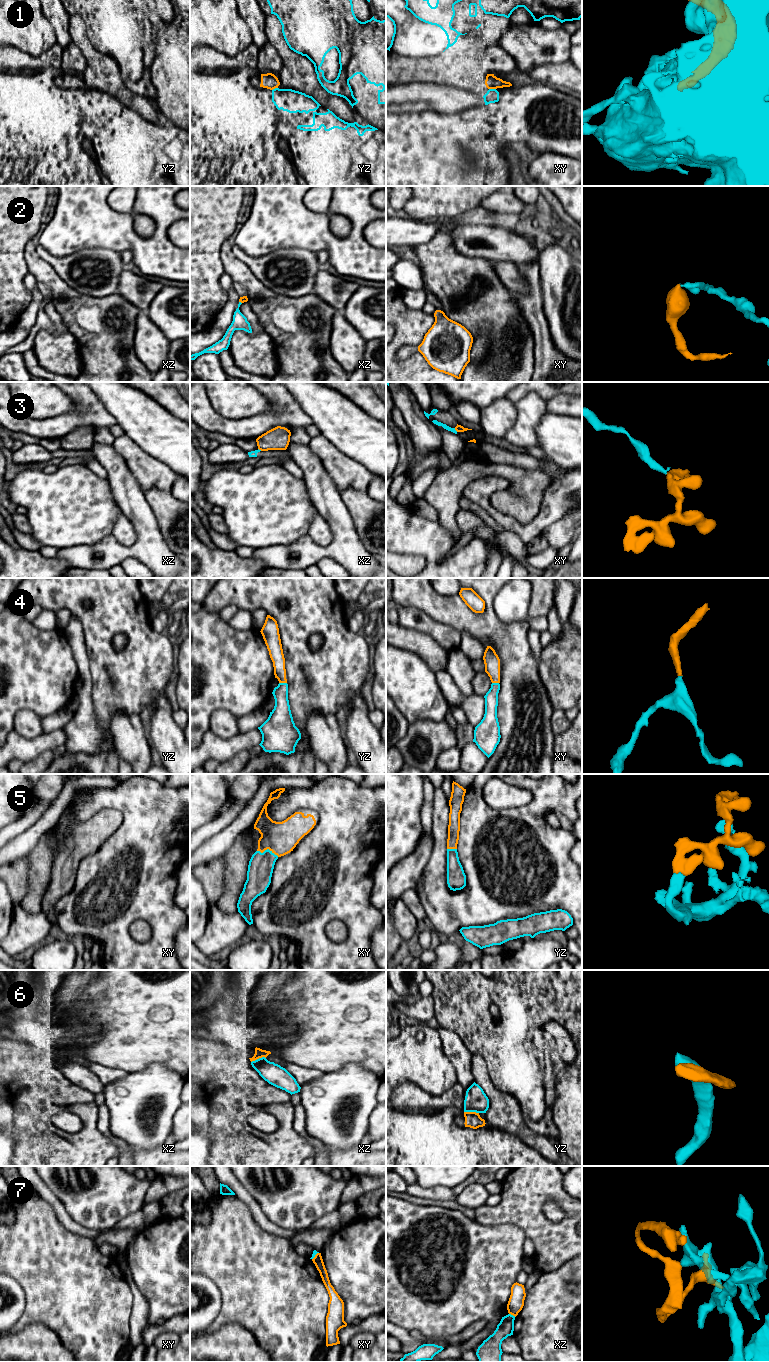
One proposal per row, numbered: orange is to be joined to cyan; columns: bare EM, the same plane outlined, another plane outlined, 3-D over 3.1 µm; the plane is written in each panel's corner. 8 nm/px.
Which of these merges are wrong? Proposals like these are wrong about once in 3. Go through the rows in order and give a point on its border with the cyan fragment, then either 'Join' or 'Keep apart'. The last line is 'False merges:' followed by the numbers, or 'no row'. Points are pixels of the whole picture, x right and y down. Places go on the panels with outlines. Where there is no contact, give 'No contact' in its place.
1: Touches cyan at xy (492, 89). Keep apart
2: Touches cyan at xz (240, 302). Join
3: Touches cyan at xy (455, 430). Keep apart
4: Touches cyan at yz (283, 683). Join
5: Touches cyan at xy (268, 849). Join
6: Touches cyan at xz (259, 1058). Join
7: Touches cyan at xz (512, 1315). Keep apart
False merges: 1, 3, 7

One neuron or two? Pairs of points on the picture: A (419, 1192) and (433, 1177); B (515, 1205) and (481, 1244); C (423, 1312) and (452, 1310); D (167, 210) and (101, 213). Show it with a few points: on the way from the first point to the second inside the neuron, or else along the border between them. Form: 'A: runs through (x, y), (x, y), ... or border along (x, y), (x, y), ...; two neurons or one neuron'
A: border along (415, 1182), (422, 1187), (447, 1187); two neurons
B: border along (475, 1219), (484, 1225), (513, 1224), (521, 1230); two neurons
C: runs through (430, 1310), (445, 1310); one neuron
D: runs through (161, 231), (151, 243), (134, 243), (121, 234); one neuron

